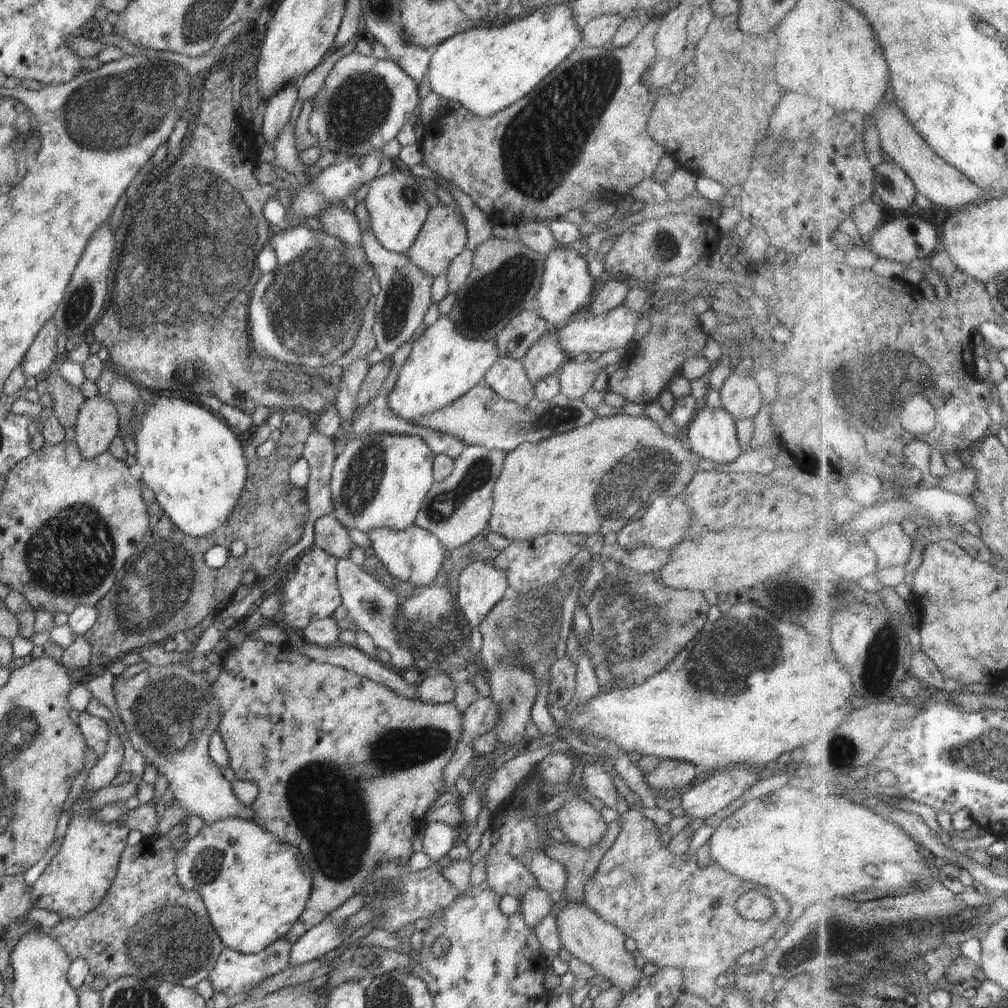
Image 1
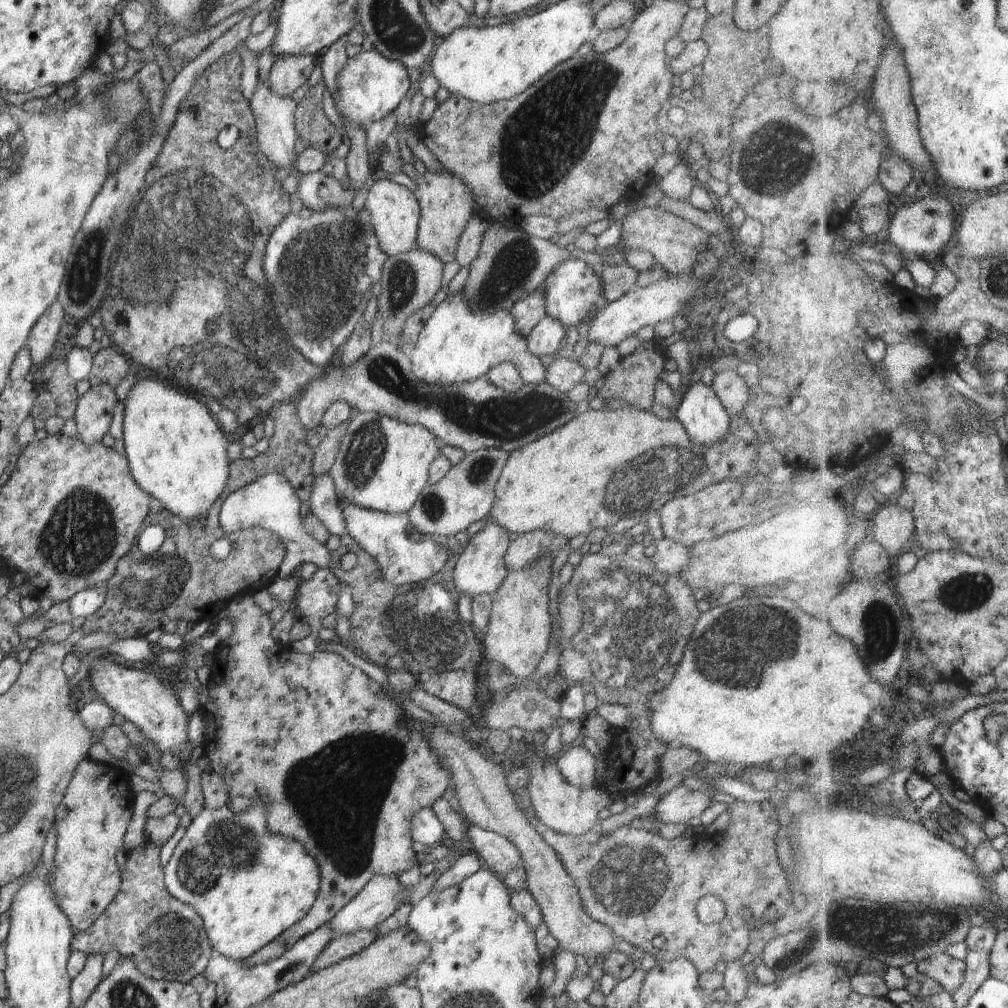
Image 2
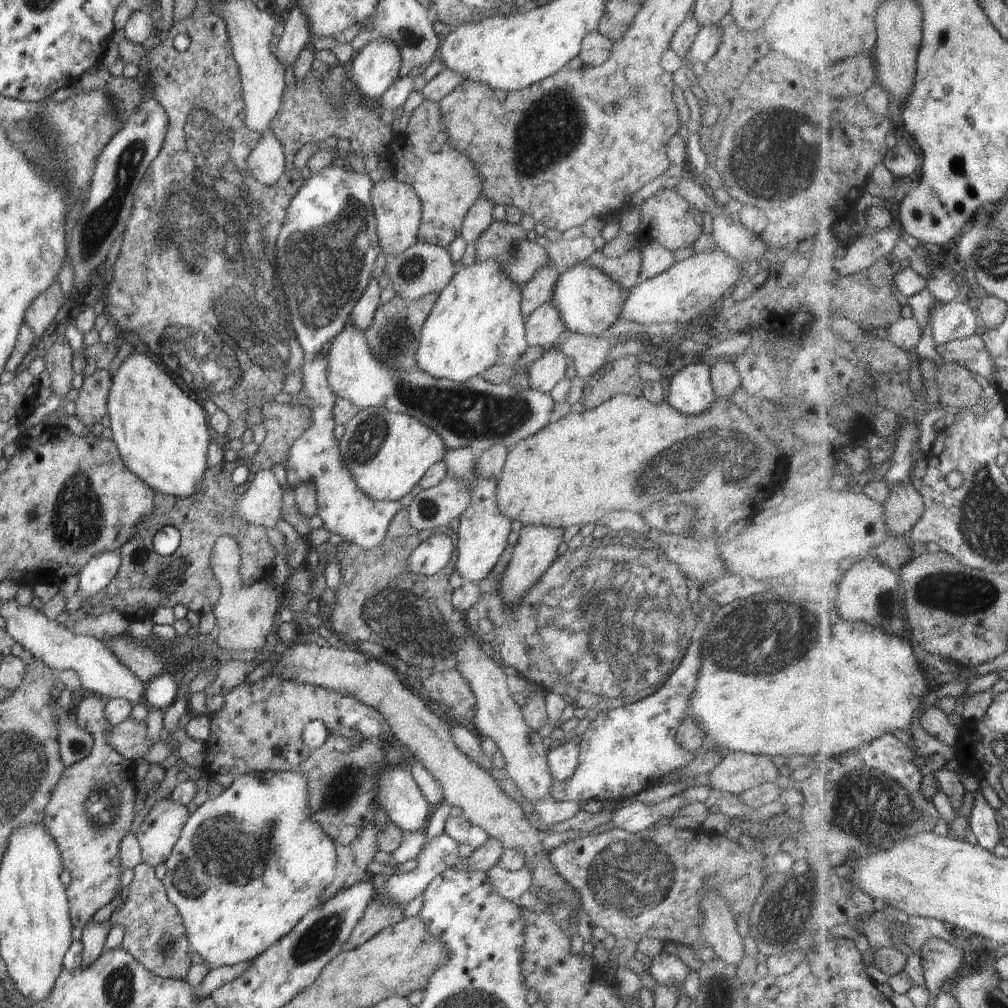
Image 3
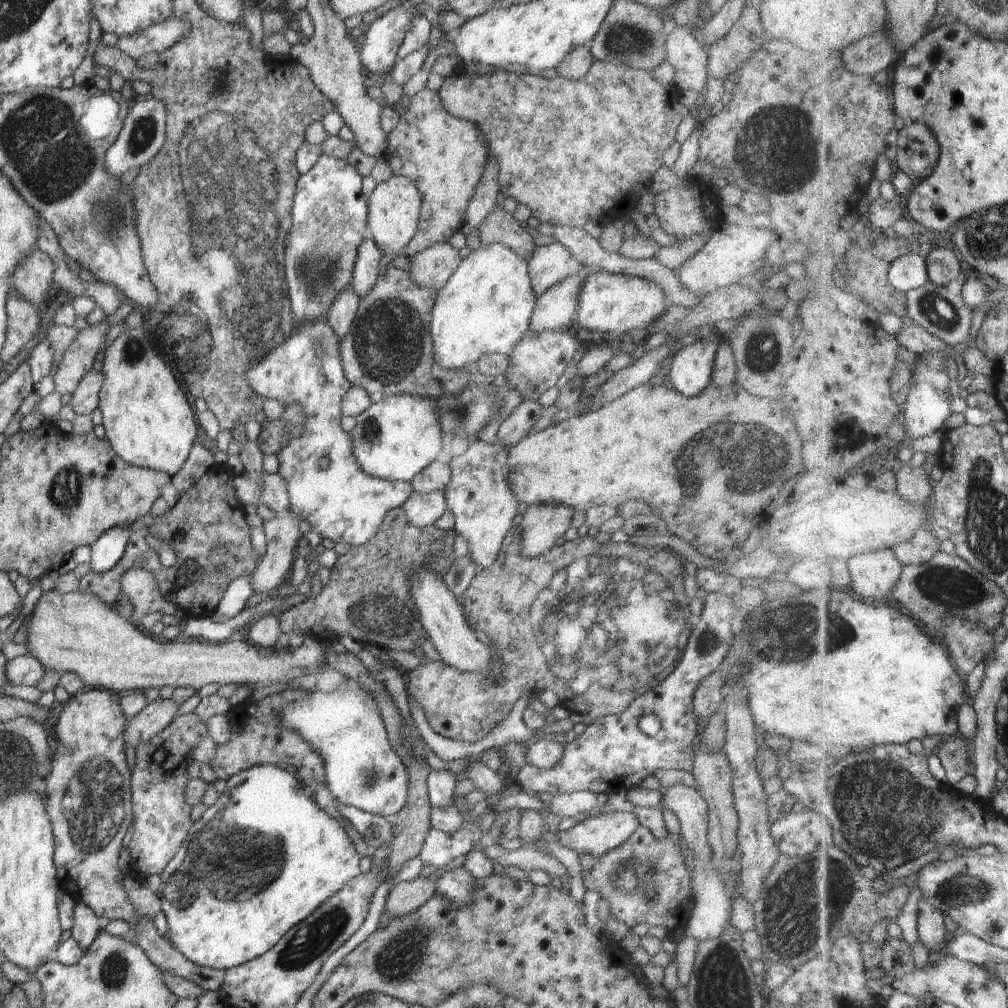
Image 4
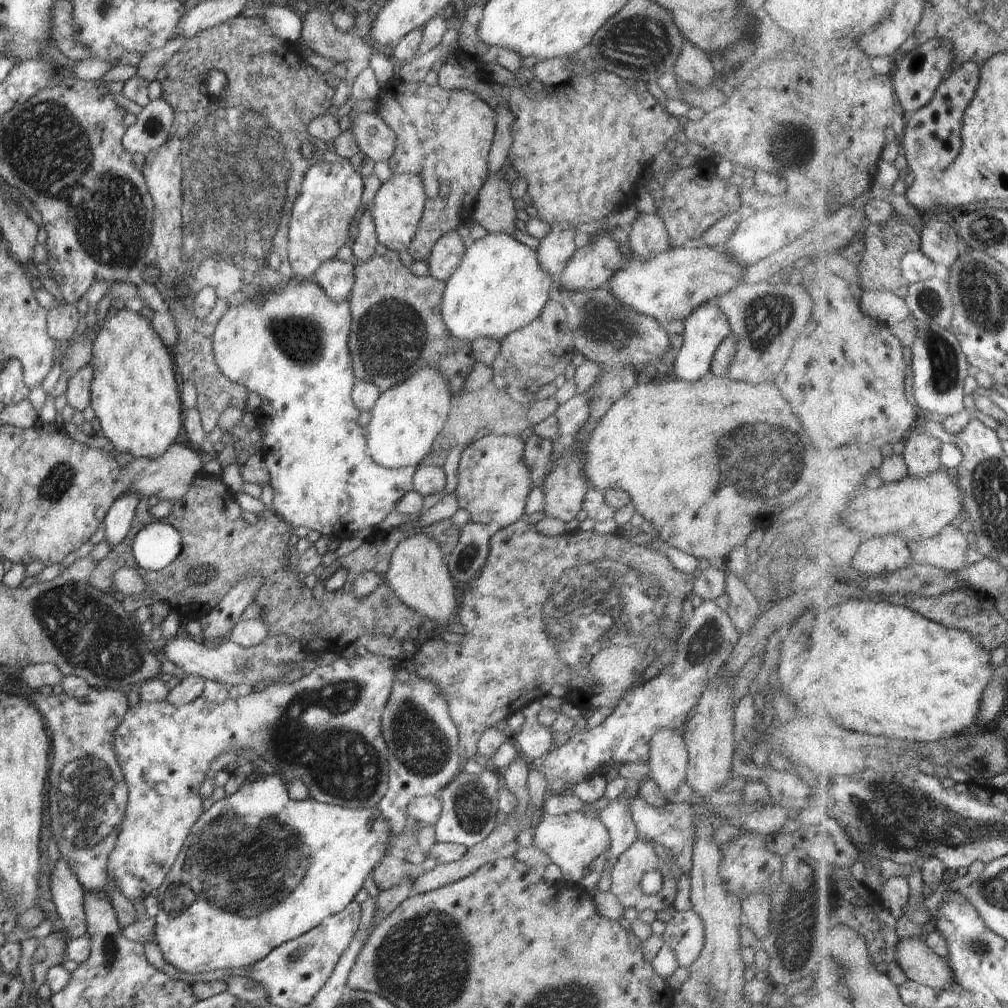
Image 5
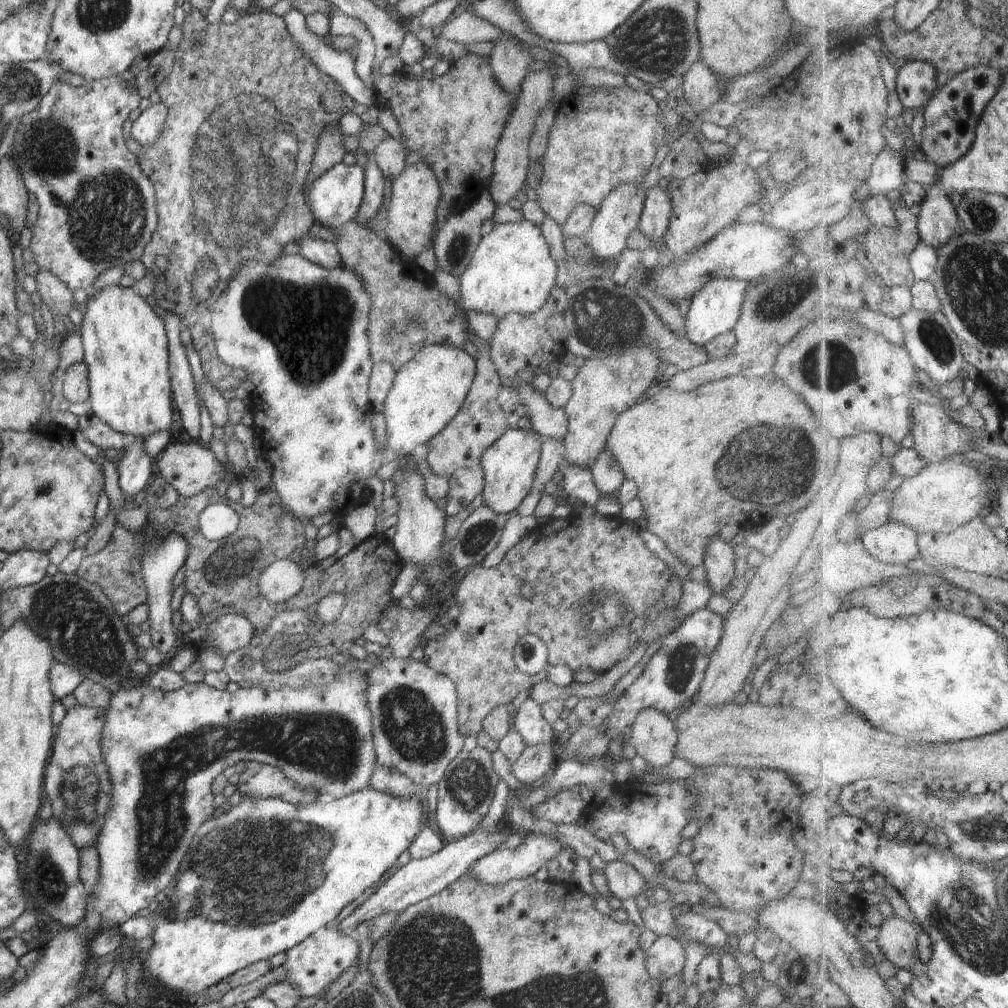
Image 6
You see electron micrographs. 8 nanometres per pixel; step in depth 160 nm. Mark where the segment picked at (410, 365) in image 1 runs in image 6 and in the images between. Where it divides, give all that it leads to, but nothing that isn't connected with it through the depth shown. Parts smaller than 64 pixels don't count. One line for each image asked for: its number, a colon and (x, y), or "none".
2: (456, 346)
3: (476, 323)
4: (485, 308)
5: (500, 286)
6: (512, 271)

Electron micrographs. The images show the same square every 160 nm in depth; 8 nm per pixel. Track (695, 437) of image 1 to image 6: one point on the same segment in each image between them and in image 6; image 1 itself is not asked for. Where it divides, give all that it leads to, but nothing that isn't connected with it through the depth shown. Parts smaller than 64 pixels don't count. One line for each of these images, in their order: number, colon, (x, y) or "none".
2: (701, 414)
3: (691, 392)
4: (691, 373)
5: (706, 328)
6: (715, 310)

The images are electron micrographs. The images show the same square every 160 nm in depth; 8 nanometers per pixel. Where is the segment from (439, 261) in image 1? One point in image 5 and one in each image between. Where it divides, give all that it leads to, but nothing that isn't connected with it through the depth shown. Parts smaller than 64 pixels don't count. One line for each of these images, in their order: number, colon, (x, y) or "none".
2: (446, 204)
3: (447, 184)
4: (445, 157)
5: (443, 136)

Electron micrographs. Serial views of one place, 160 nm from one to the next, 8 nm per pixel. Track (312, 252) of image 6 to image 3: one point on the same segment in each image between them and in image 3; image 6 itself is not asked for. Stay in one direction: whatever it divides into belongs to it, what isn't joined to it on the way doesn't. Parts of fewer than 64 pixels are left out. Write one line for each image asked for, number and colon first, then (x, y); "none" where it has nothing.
3: (477, 415)
4: (342, 314)
5: (336, 278)

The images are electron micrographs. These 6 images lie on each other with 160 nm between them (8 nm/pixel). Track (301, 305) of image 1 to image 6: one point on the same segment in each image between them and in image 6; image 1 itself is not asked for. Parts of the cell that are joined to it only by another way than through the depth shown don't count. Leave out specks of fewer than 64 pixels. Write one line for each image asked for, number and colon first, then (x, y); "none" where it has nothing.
2: (321, 265)
3: (326, 251)
4: (329, 218)
5: (330, 195)
6: (334, 198)

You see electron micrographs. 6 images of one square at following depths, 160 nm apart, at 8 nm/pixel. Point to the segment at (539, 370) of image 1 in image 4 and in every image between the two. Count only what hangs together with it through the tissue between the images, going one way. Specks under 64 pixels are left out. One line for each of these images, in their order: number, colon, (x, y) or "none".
2: (548, 337)
3: (544, 327)
4: (555, 310)

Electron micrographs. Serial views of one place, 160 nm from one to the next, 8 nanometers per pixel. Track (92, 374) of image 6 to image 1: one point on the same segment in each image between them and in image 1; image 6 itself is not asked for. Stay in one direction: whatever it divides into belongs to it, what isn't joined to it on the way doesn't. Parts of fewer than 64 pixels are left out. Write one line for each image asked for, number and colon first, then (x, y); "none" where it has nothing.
1: (192, 460)
2: (177, 453)
3: (162, 435)
4: (149, 423)
5: (134, 393)

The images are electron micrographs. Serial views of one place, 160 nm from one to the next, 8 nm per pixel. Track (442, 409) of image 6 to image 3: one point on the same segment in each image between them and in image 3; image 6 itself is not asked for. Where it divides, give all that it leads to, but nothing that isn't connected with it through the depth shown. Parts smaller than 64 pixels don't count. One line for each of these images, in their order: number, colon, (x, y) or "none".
3: (387, 454)
4: (395, 439)
5: (406, 420)

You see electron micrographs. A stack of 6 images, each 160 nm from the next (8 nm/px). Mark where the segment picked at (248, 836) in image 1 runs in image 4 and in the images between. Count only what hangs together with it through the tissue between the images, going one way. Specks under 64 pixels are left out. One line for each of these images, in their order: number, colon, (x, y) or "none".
2: (248, 885)
3: (242, 876)
4: (228, 899)

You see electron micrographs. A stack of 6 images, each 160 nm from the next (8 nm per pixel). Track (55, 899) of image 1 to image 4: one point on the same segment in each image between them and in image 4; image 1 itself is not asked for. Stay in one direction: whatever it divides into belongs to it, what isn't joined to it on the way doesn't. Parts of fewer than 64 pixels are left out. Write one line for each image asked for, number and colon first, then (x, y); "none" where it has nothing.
2: (91, 822)
3: (91, 809)
4: (88, 797)

